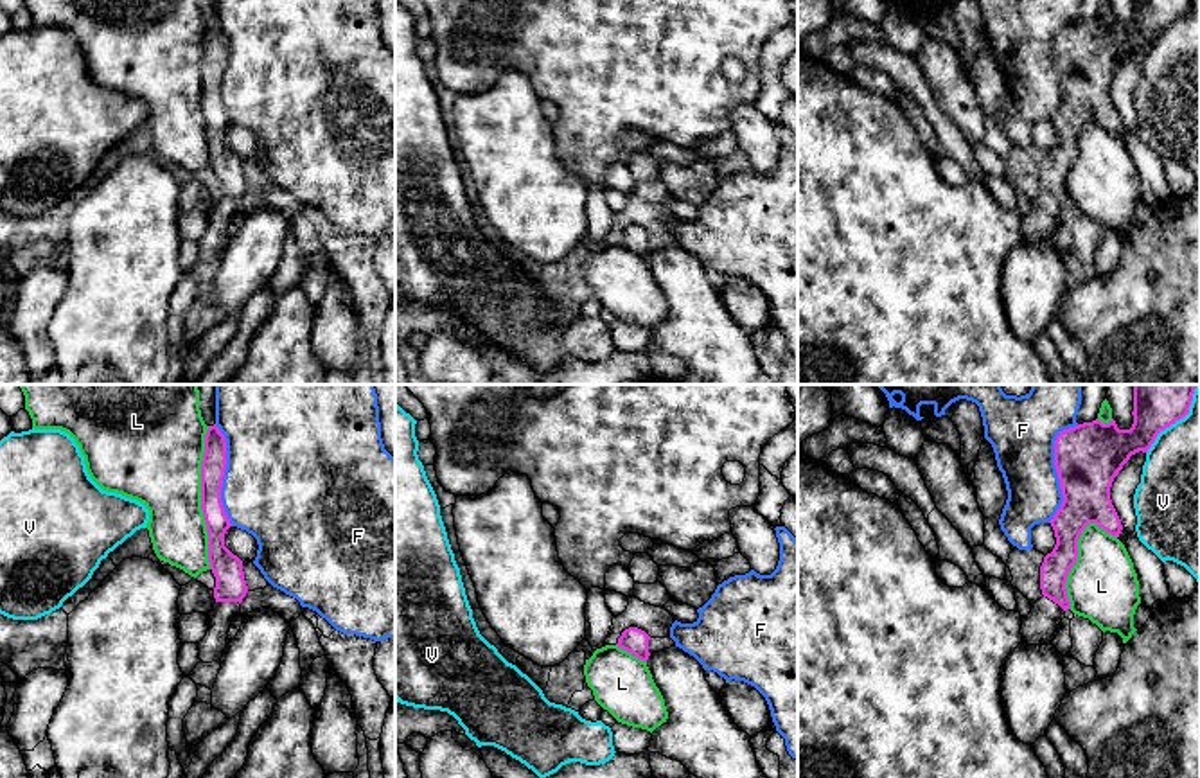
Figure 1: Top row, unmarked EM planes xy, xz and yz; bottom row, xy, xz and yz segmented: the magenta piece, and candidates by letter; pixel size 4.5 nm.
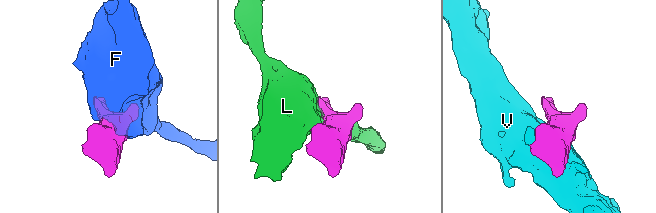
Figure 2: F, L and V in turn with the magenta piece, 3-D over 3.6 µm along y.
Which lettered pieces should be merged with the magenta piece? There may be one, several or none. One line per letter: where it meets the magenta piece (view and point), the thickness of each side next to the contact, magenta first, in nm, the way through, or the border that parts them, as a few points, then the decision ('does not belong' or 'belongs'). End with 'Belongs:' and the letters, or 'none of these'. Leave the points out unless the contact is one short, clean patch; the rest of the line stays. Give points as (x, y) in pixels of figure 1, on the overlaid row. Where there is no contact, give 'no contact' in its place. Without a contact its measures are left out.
F: meets magenta in yz at (1055, 466); 300 nm thick on the magenta side, 300 nm on the other; does not belong
L: meets magenta in xy at (202, 498); 110 nm thick on the magenta side, 380 nm on the other; does not belong
V: meets magenta in yz at (1177, 419); 280 nm thick on the magenta side, 480 nm on the other; does not belong
Belongs: none of these

